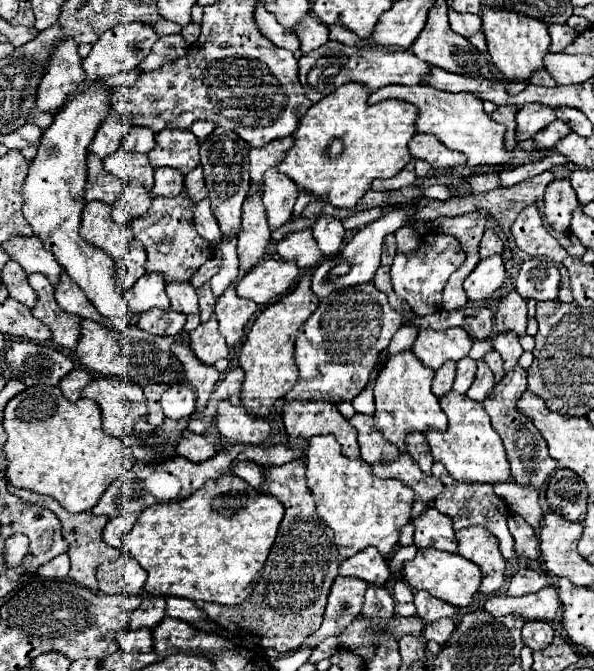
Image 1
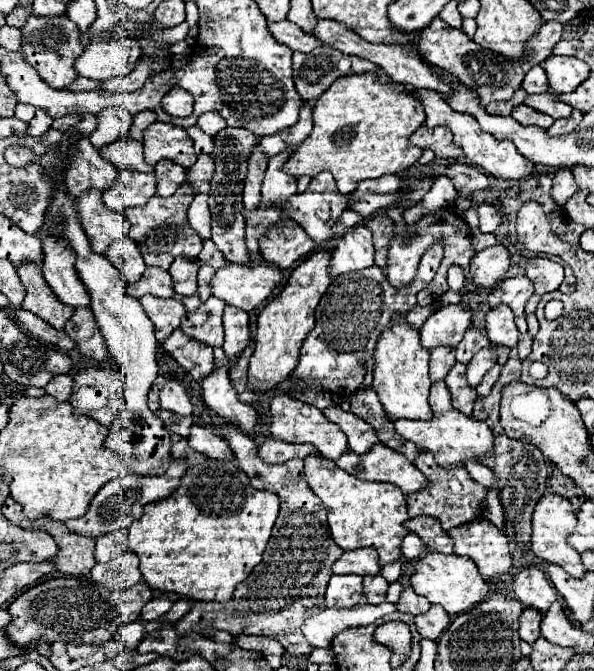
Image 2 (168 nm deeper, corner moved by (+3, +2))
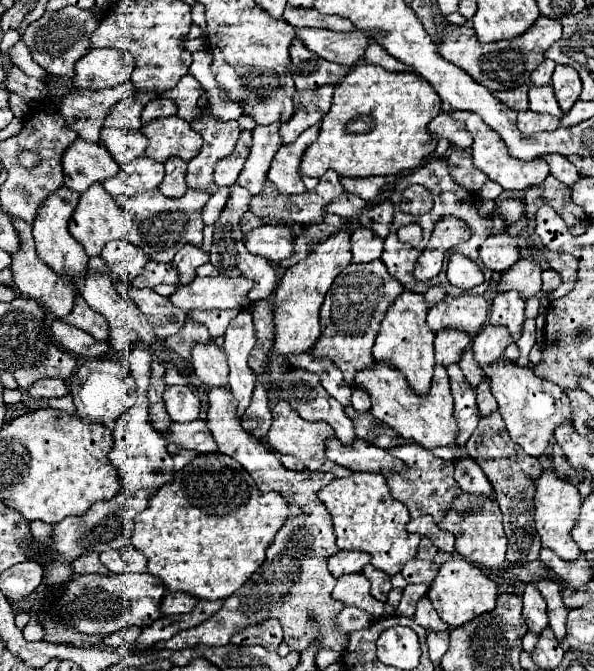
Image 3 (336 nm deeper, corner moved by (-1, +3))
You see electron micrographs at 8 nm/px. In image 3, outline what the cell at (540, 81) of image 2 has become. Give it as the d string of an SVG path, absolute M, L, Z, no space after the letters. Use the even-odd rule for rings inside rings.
M544 59L544 61L538 65L538 69L532 73L530 81L532 81L534 85L548 85L548 83L550 83L550 79L552 79L554 67L556 67L556 63L554 63L554 61Z

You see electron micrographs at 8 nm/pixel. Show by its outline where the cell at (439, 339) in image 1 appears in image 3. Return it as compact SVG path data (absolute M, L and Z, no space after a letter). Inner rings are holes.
M446 295L440 303L432 305L428 311L428 325L432 331L446 327L464 329L470 335L476 335L488 317L488 303L484 297L476 295Z

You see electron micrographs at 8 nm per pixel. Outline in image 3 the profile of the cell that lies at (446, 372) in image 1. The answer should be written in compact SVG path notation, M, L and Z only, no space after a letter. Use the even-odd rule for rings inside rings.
M442 329L442 333L436 333L434 339L436 363L444 367L448 367L450 363L458 363L470 343L472 337L468 333L462 333L462 329Z

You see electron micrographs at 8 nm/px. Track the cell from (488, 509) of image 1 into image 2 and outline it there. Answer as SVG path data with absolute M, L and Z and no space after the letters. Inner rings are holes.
M420 452L420 456L416 458L414 466L430 480L428 488L420 490L420 494L410 494L406 496L408 500L408 514L414 518L414 516L420 516L420 514L426 514L426 516L434 516L442 522L442 528L448 532L456 526L462 526L466 522L472 522L474 518L480 516L480 508L482 504L486 502L486 496L488 496L488 488L480 486L476 480L470 478L470 474L466 472L466 468L452 468L452 470L446 470L446 468L440 468L436 462L434 462L434 456L430 452Z

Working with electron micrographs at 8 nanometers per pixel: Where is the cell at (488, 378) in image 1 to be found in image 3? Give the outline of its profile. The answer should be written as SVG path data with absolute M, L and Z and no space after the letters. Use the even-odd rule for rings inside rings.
M486 323L480 329L480 333L474 337L472 351L474 351L480 365L488 365L488 363L496 361L512 341L514 339L510 337L510 333L508 333L508 329L504 325Z

